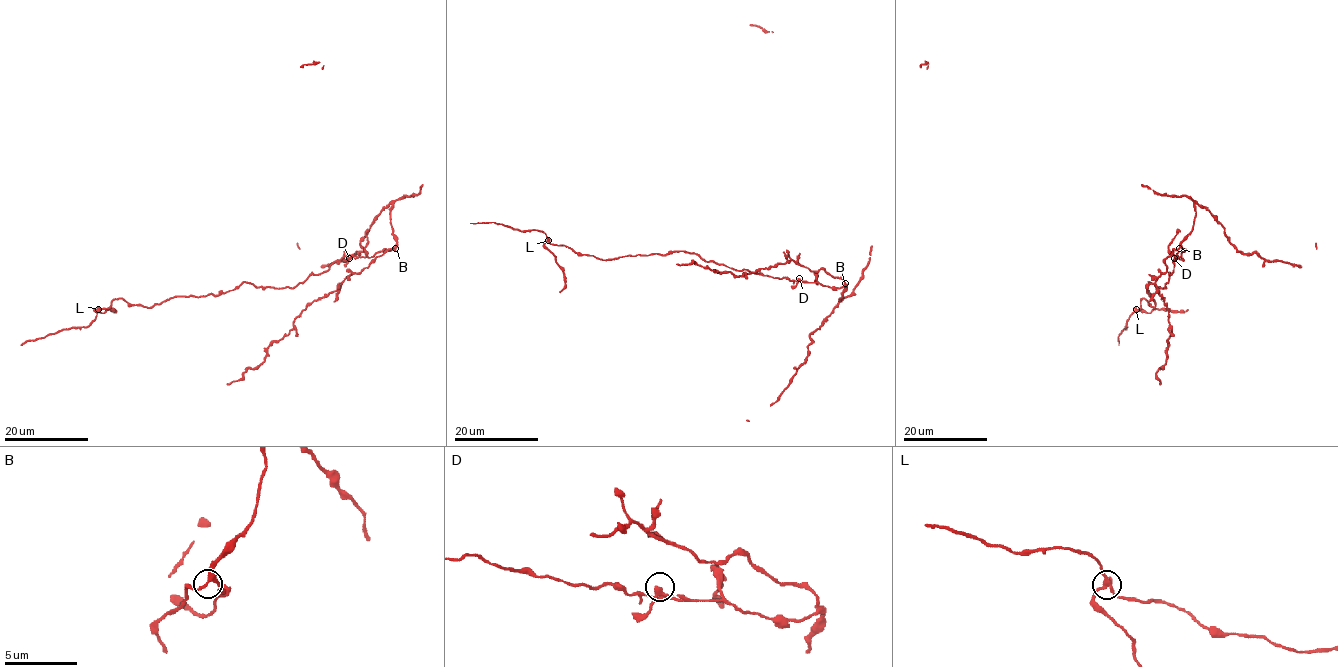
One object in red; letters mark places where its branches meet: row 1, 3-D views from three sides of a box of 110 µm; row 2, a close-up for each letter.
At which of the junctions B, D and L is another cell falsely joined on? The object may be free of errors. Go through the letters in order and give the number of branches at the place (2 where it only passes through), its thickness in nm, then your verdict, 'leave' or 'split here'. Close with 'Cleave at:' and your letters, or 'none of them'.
B: 3 branches meet; 280 nm thick; leave
D: 3 branches meet; 260 nm thick; leave
L: 3 branches meet; 260 nm thick; split here
Cleave at: L

